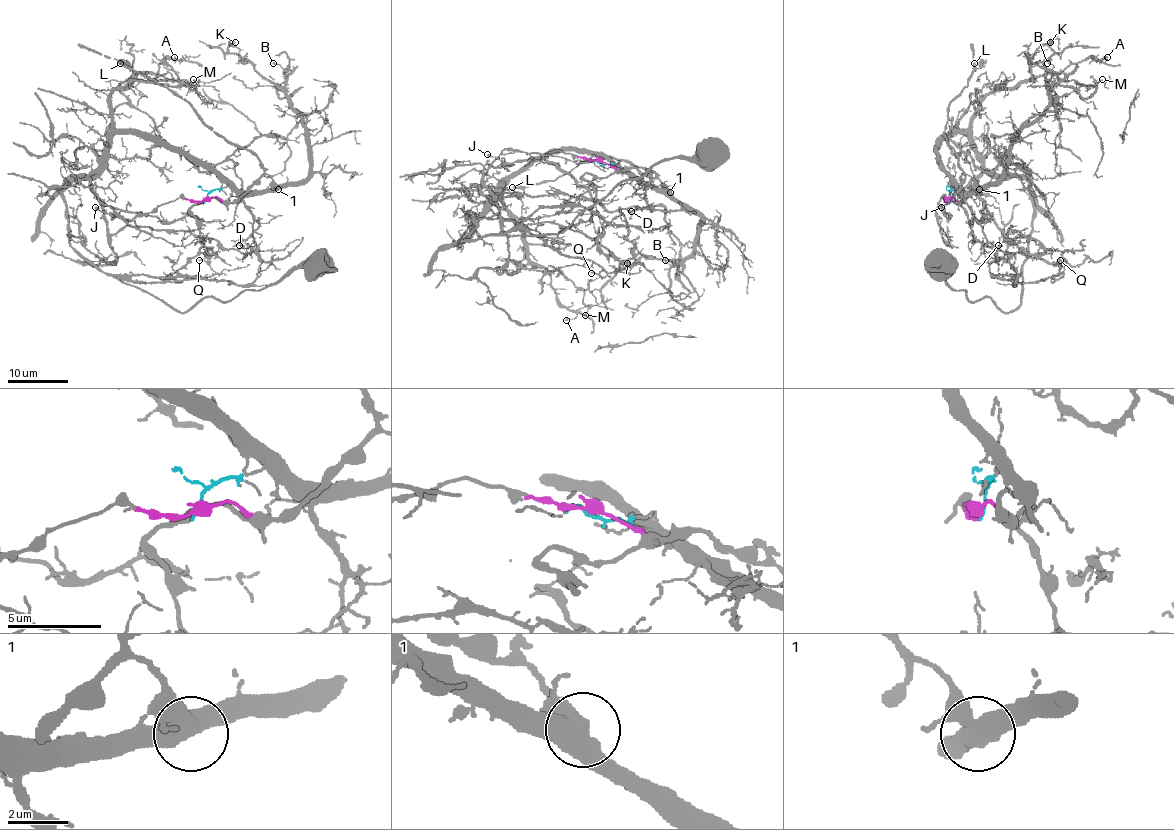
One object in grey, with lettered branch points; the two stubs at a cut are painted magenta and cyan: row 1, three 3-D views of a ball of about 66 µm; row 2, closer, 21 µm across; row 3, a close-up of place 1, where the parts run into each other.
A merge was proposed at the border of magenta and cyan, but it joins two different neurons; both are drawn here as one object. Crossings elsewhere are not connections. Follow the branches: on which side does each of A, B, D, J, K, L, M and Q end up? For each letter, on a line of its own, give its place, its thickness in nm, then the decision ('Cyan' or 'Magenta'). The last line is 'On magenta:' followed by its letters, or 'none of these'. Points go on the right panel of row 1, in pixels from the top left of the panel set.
A: Place: (1107, 57). Thickness 150 nm. Cyan
B: Place: (1047, 63). Thickness 140 nm. Cyan
D: Place: (998, 245). Thickness 100 nm. Cyan
J: Place: (941, 207). Thickness 320 nm. Magenta
K: Place: (1050, 42). Thickness 130 nm. Cyan
L: Place: (974, 63). Thickness 280 nm. Magenta
M: Place: (1102, 79). Thickness 130 nm. Cyan
Q: Place: (1060, 260). Thickness 160 nm. Cyan
On magenta: J, L

